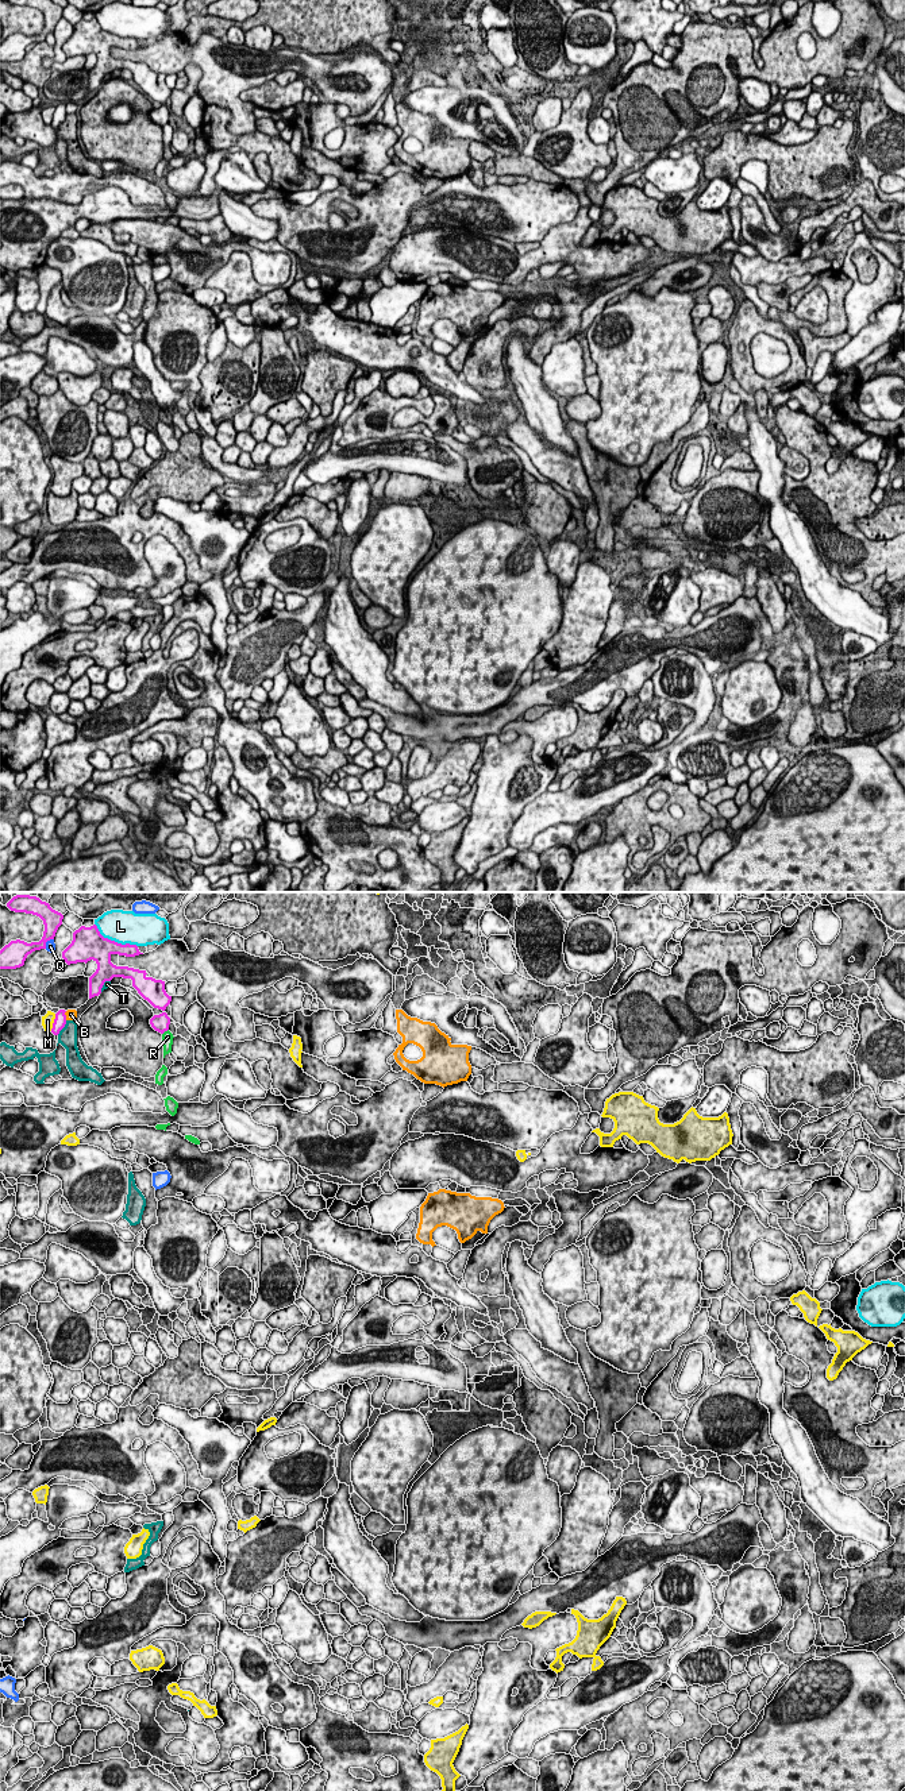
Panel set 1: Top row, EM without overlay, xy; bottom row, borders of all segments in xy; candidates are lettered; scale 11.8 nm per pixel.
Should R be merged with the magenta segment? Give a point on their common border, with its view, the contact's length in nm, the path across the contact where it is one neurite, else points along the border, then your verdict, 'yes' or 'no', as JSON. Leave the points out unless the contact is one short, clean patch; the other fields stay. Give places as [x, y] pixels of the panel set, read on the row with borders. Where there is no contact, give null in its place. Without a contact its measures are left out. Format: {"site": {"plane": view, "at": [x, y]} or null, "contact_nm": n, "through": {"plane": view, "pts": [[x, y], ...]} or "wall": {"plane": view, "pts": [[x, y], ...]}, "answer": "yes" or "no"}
{"site": {"plane": "xy", "at": [165, 1030]}, "contact_nm": 110, "wall": {"plane": "xy", "pts": [[168, 1029], [162, 1034]]}, "answer": "no"}

